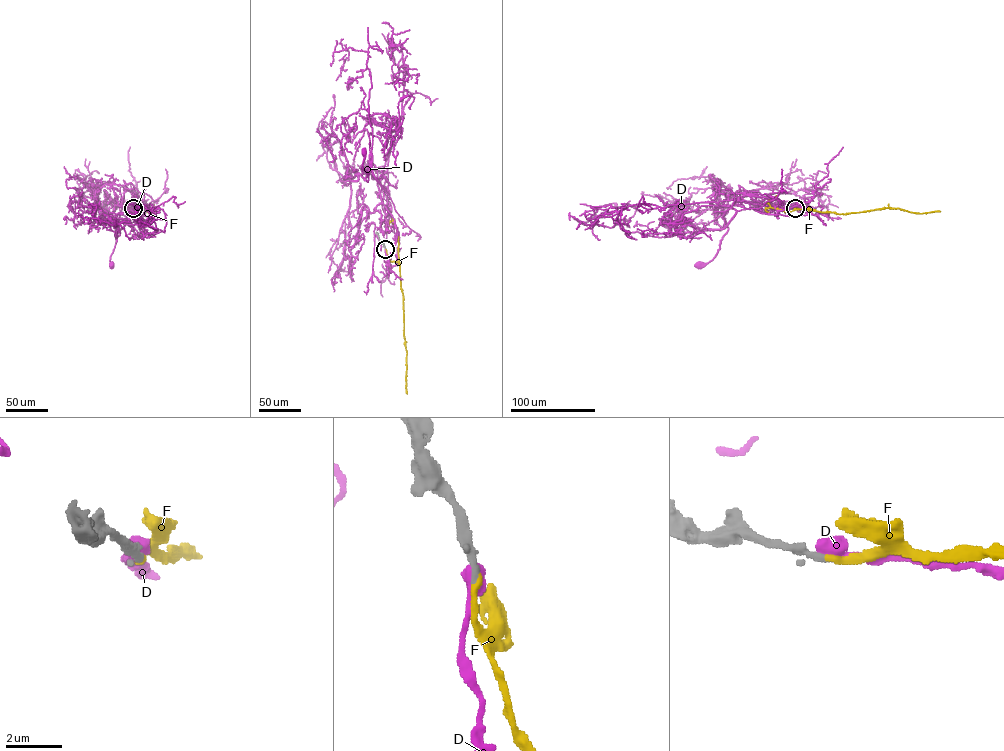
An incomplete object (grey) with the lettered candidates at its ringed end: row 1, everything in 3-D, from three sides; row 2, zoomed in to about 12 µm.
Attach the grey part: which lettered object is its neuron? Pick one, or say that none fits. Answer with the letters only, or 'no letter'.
F

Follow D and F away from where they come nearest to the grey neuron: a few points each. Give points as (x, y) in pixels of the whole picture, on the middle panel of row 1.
D: (385, 249), (388, 261), (397, 230), (370, 155), (364, 179), (364, 151)
F: (385, 249), (389, 259), (397, 262), (400, 267), (407, 394)

